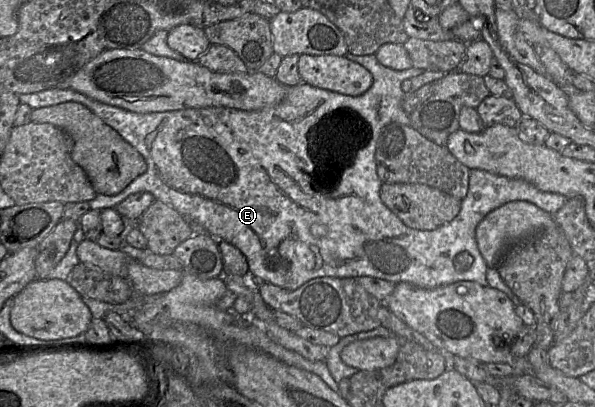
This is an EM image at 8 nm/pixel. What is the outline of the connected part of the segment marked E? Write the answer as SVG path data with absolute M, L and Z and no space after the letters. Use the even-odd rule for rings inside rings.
M348 52L345 56L349 60L365 67L373 76L372 86L362 95L344 95L301 82L299 85L286 87L286 94L281 102L257 111L242 111L228 107L206 107L153 113L135 113L119 107L101 103L85 96L84 94L66 88L50 88L36 93L21 94L18 95L18 97L20 103L29 105L31 109L48 107L69 101L77 102L89 109L104 123L112 127L144 158L147 168L143 174L139 175L123 191L116 195L109 196L97 194L93 200L88 202L90 209L104 210L108 208L115 208L120 202L132 194L138 192L149 192L155 197L156 201L163 202L174 208L191 224L200 228L202 230L201 232L206 232L215 239L226 241L238 248L247 259L249 273L259 283L268 282L283 289L293 291L308 281L320 277L356 278L370 276L390 281L395 284L407 282L414 286L426 289L432 289L459 281L475 281L481 286L488 286L486 278L488 265L479 251L475 238L476 227L479 222L494 209L516 200L533 203L537 207L554 216L554 214L564 205L568 198L558 193L541 191L533 184L523 179L508 178L481 169L470 169L467 194L462 200L459 214L452 221L434 230L417 230L406 226L383 204L380 199L380 188L383 183L377 175L375 151L379 135L386 125L390 123L400 123L409 126L411 124L410 114L407 114L402 107L405 93L401 89L401 84L404 80L416 77L425 71L415 67L411 67L406 70L391 69L383 66L377 60L375 54L354 55Z

